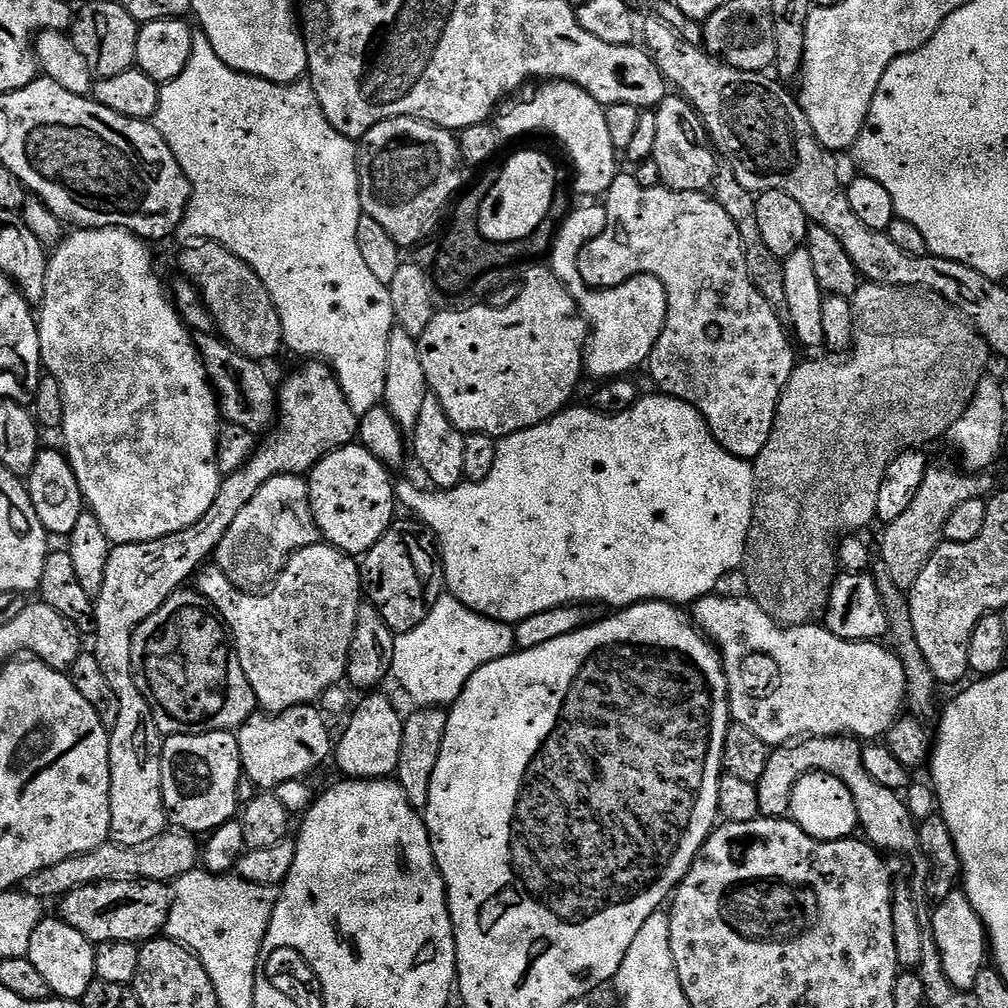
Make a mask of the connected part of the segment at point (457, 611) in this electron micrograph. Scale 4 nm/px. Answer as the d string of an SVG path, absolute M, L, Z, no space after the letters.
M444 592L442 594L437 601L435 599L431 603L422 625L416 626L414 630L399 633L394 644L391 675L394 680L396 678L401 688L417 707L444 708L450 706L459 698L466 682L478 669L498 658L508 656L516 648L513 625L488 619L471 611L464 604L458 602L451 593Z

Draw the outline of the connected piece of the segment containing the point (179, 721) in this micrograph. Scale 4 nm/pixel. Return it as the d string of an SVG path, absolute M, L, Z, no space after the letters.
M188 591L175 592L161 608L150 614L150 618L146 618L146 622L138 626L134 634L136 685L150 702L154 722L165 738L197 736L203 732L232 732L258 712L256 695L250 682L246 682L242 662L233 645L226 642L226 625L219 612L199 591Z

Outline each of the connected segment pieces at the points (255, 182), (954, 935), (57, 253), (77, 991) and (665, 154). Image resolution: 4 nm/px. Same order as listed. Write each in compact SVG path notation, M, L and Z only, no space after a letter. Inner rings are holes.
M193 31L194 46L190 50L190 62L186 62L186 70L178 74L169 84L163 85L158 98L158 110L154 117L156 128L162 138L170 146L174 158L178 158L178 166L186 174L192 187L192 197L188 203L186 214L182 218L178 232L185 236L185 241L213 240L220 244L230 254L234 254L266 286L274 306L278 310L278 318L284 331L283 347L304 356L300 358L319 358L332 369L337 382L342 386L344 398L350 402L350 410L356 416L362 417L370 410L382 404L386 390L386 345L390 342L390 334L396 324L394 306L390 302L388 285L378 282L362 259L358 250L358 222L360 210L360 161L358 159L357 141L346 138L330 126L326 114L322 114L322 106L318 106L318 98L314 94L311 83L297 82L295 84L275 84L257 76L248 76L245 72L234 70L214 54L210 42L203 32Z
M962 891L952 892L944 900L935 905L930 917L934 942L942 960L942 970L946 970L946 978L959 992L971 993L974 981L986 966L986 957L990 952L990 945L984 931L984 923L974 906L970 906L970 898Z
M82 228L65 235L49 255L46 294L38 306L40 363L43 371L49 376L58 378L62 386L64 403L62 451L74 470L74 478L78 478L78 486L82 490L87 507L92 515L98 518L98 522L102 522L102 530L106 530L108 539L113 545L150 542L166 538L170 534L178 534L178 530L194 526L194 522L198 522L198 518L202 518L202 514L210 510L214 498L218 498L222 479L220 468L216 464L216 443L222 427L220 406L216 403L216 389L208 380L204 364L200 360L200 352L196 349L193 333L184 323L183 316L177 312L176 305L169 299L170 292L166 284L156 277L156 264L152 261L152 252L148 248L151 247L145 241L125 228Z
M53 918L41 919L40 925L34 930L34 938L30 938L30 950L27 959L34 962L35 968L42 973L46 986L50 986L52 996L73 1002L83 1001L86 990L90 990L92 981L96 979L96 945L88 940L74 926L66 921Z
M669 94L655 108L658 131L654 138L652 158L658 164L660 183L679 192L708 192L718 171L718 153L712 147L702 118L689 100L679 94Z

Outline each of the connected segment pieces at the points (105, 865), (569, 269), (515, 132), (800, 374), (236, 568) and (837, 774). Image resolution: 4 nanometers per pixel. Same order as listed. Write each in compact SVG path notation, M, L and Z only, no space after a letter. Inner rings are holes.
M165 830L158 838L142 846L127 848L121 844L106 843L86 854L74 854L58 866L50 866L24 881L22 888L30 896L37 896L42 902L55 901L82 886L101 884L111 880L153 880L159 884L175 882L182 874L197 871L201 863L201 845L190 832Z
M588 202L585 208L569 211L564 217L552 241L550 267L575 298L577 306L588 321L590 335L588 347L584 349L584 367L587 375L600 378L624 378L636 367L647 365L648 356L662 334L668 309L668 295L653 276L635 276L625 284L617 284L603 290L586 286L578 270L580 251L588 245L606 226L606 210L596 202Z
M569 80L544 82L529 100L521 104L505 102L494 116L501 137L524 136L527 132L545 132L568 147L568 156L576 167L576 192L584 198L600 198L610 190L618 174L618 153L606 126L605 105ZM512 104L512 105L511 105Z
M871 282L861 283L860 289L856 291L856 295L851 297L852 313L854 314L854 338L852 346L847 353L846 358L839 364L836 360L804 360L801 359L796 365L796 369L790 374L790 382L786 382L784 393L780 396L780 401L776 407L776 417L774 418L774 426L770 430L770 438L766 438L766 446L762 446L762 454L758 454L754 461L754 471L756 473L756 505L752 508L752 525L748 531L748 541L746 542L746 554L742 565L742 573L744 572L744 584L747 595L752 597L754 602L758 602L758 606L762 606L762 610L766 610L766 614L770 614L770 618L777 620L779 624L793 628L799 624L813 623L827 609L828 599L832 593L833 586L836 585L836 577L838 575L838 541L846 536L863 533L864 527L868 523L876 520L876 511L878 510L878 490L882 486L882 478L886 474L886 470L890 466L890 462L894 462L894 458L898 458L898 454L910 452L913 450L923 449L923 444L928 444L931 440L936 440L939 436L947 437L952 431L954 422L958 422L958 418L962 418L962 414L966 414L966 406L970 406L970 402L974 398L974 394L978 390L981 380L985 379L988 368L988 356L990 357L990 349L988 343L976 333L976 329L965 320L964 315L954 306L950 306L950 302L946 302L946 298L942 298L938 294L934 294L925 288L907 288L906 286L890 286L889 284L874 284Z
M275 476L256 491L246 506L242 506L238 518L230 522L230 530L226 530L214 553L215 563L232 585L241 590L263 589L270 578L280 575L296 551L321 543L309 502L310 490L304 476Z
M814 736L801 739L791 746L776 746L769 751L769 760L759 781L755 783L758 792L758 806L760 816L764 818L784 818L789 815L792 806L792 787L808 772L825 772L850 790L850 798L854 798L854 810L856 811L856 823L863 839L881 853L897 852L900 856L908 856L914 853L920 846L920 830L918 821L907 808L905 797L896 788L883 788L874 778L870 778L870 770L866 770L864 761L864 748L859 739L850 736Z

